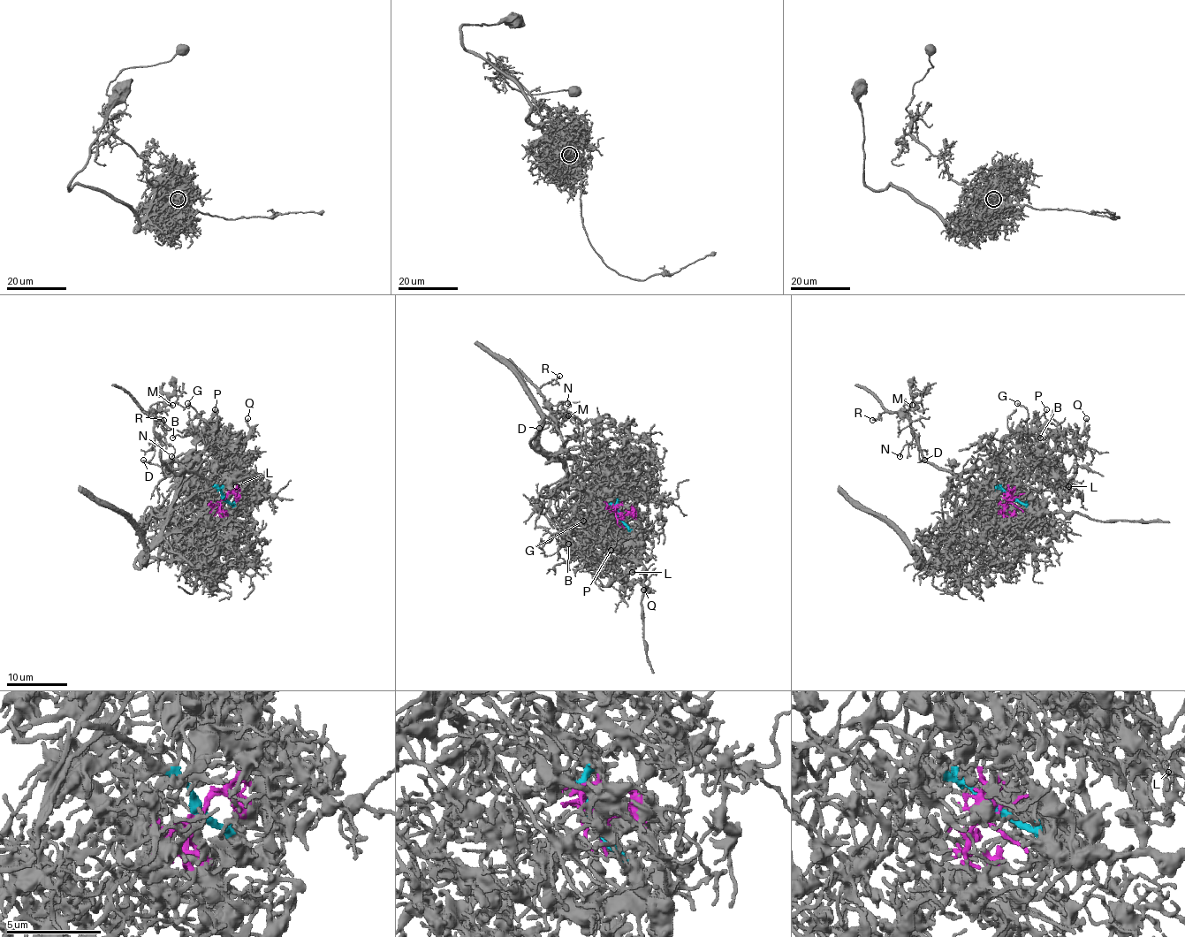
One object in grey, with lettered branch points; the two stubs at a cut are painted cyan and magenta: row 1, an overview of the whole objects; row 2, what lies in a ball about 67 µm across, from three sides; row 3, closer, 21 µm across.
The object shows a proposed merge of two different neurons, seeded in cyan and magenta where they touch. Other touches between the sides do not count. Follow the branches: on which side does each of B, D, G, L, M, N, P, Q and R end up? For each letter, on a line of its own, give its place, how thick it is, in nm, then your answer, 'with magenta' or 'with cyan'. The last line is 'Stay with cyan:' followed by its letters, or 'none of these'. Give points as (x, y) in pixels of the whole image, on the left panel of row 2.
B: place (172, 438); calibre 140 nm; with magenta
D: place (143, 460); calibre 140 nm; with cyan
G: place (187, 403); calibre 200 nm; with magenta
L: place (236, 486); calibre 220 nm; with magenta
M: place (172, 405); calibre 130 nm; with cyan
N: place (171, 456); calibre 120 nm; with cyan
P: place (215, 409); calibre 160 nm; with magenta
Q: place (247, 418); calibre 200 nm; with magenta
R: place (163, 420); calibre 120 nm; with cyan
Stay with cyan: D, M, N, R

